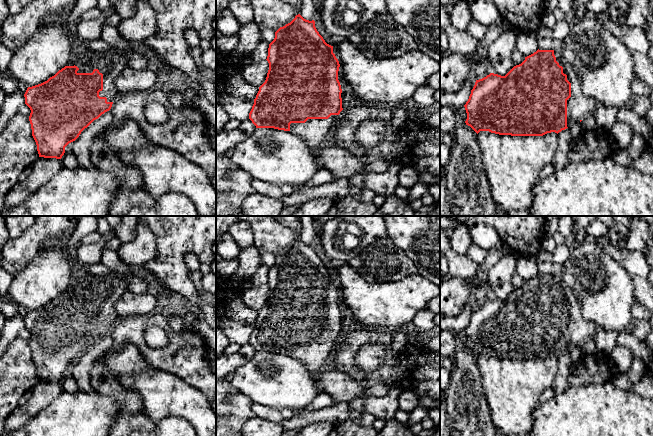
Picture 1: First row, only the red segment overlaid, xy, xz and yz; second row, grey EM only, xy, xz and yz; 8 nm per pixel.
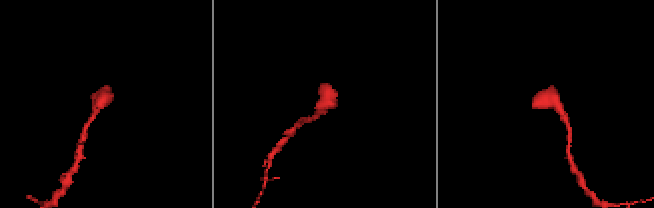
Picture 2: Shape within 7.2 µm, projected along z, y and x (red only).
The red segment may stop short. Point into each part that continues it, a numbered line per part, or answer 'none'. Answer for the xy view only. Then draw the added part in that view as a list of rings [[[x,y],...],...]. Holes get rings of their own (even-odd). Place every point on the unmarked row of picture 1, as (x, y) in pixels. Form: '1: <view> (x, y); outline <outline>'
1: xy (110, 287); outline [[[111,273],[90,277],[77,285],[75,290],[79,292],[77,297],[92,297],[94,293],[98,293],[103,298],[103,314],[99,316],[99,320],[106,321],[107,326],[113,326],[117,321],[114,305],[129,288],[122,276]]]

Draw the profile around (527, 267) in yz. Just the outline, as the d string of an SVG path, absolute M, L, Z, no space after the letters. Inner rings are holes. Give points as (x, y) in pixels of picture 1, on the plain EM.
M519 256L517 259L516 273L524 281L527 281L538 274L539 268L535 256Z

